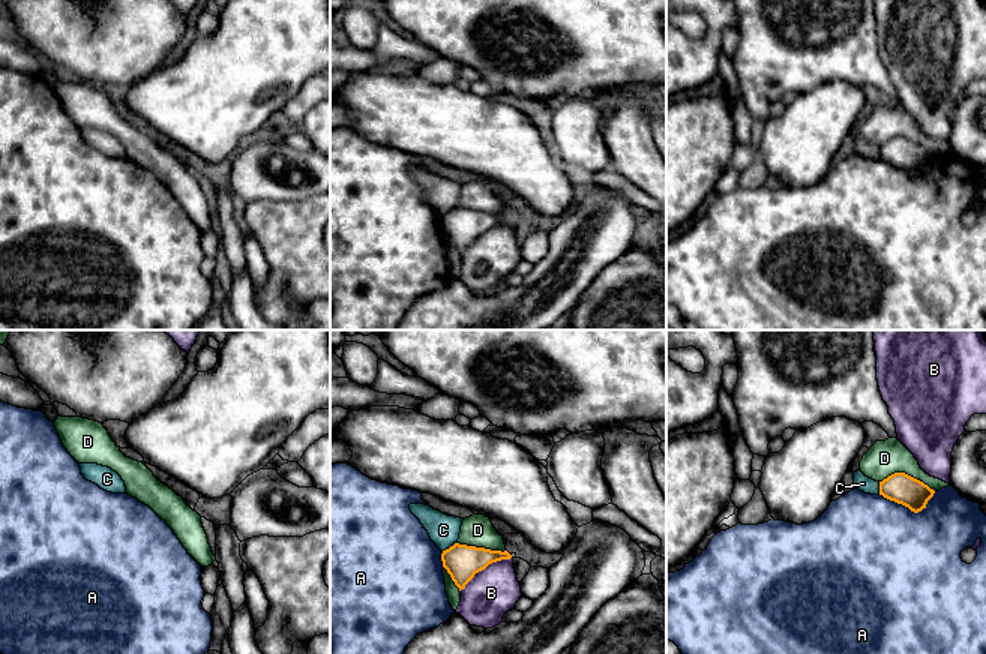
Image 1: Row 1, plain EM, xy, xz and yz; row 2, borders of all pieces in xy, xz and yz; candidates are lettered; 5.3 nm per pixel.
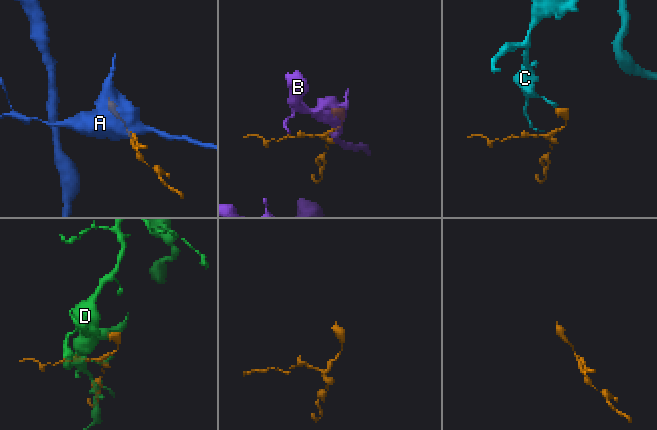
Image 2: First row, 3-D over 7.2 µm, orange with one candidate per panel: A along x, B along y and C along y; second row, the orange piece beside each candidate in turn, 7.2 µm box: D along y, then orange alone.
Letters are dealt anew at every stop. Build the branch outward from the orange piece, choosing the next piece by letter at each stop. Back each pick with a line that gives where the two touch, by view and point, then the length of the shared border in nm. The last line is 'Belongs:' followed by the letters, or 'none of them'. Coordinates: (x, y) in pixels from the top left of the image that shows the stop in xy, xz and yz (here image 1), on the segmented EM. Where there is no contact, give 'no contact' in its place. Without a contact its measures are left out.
Belongs: none of them

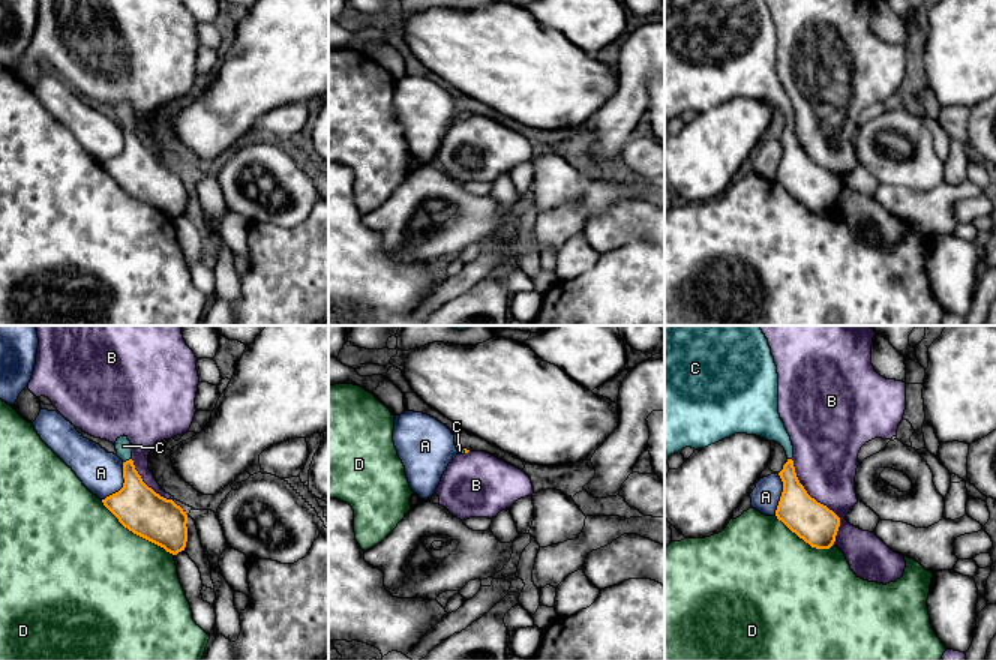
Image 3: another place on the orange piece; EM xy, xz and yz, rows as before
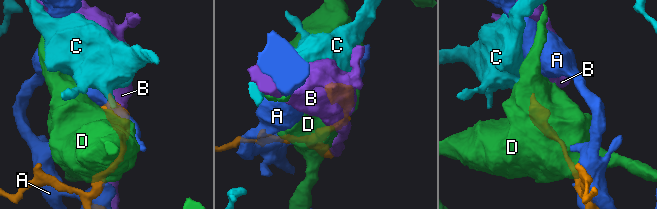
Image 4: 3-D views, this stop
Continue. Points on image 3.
C: xy (126, 461) | 50 nm
Belongs: C

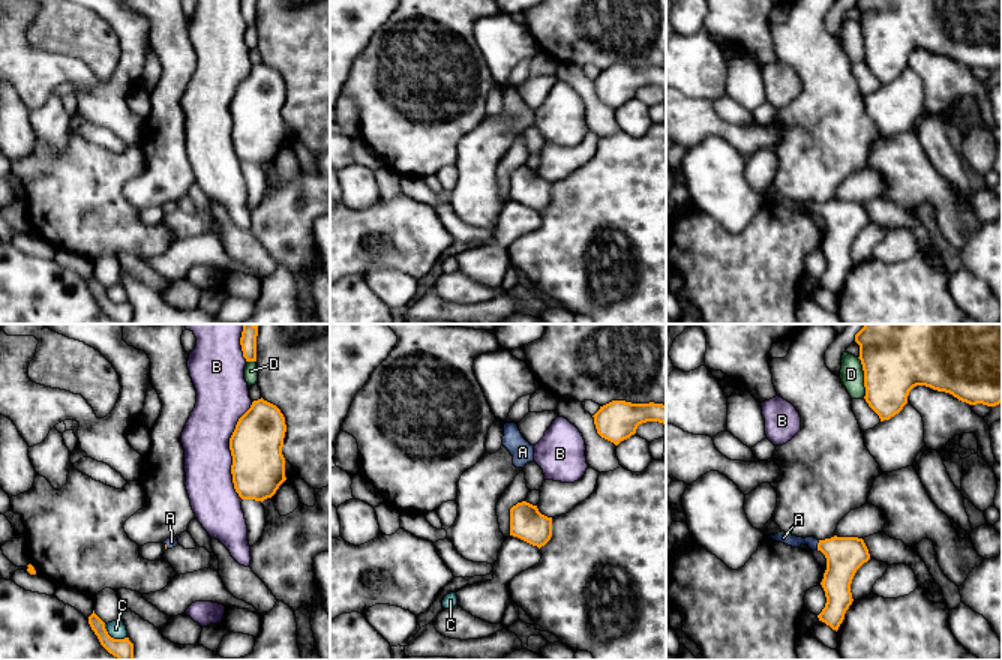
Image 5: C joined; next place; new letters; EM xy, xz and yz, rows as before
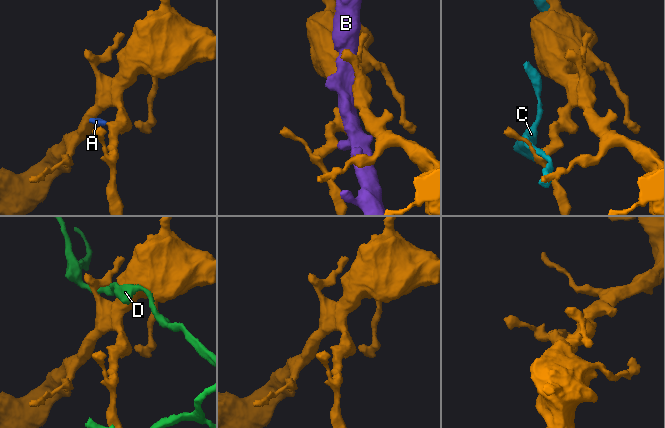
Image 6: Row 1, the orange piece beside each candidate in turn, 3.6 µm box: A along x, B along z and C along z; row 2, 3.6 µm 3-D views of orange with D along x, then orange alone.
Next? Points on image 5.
A: yz (818, 545) | 50 nm
Belongs: A

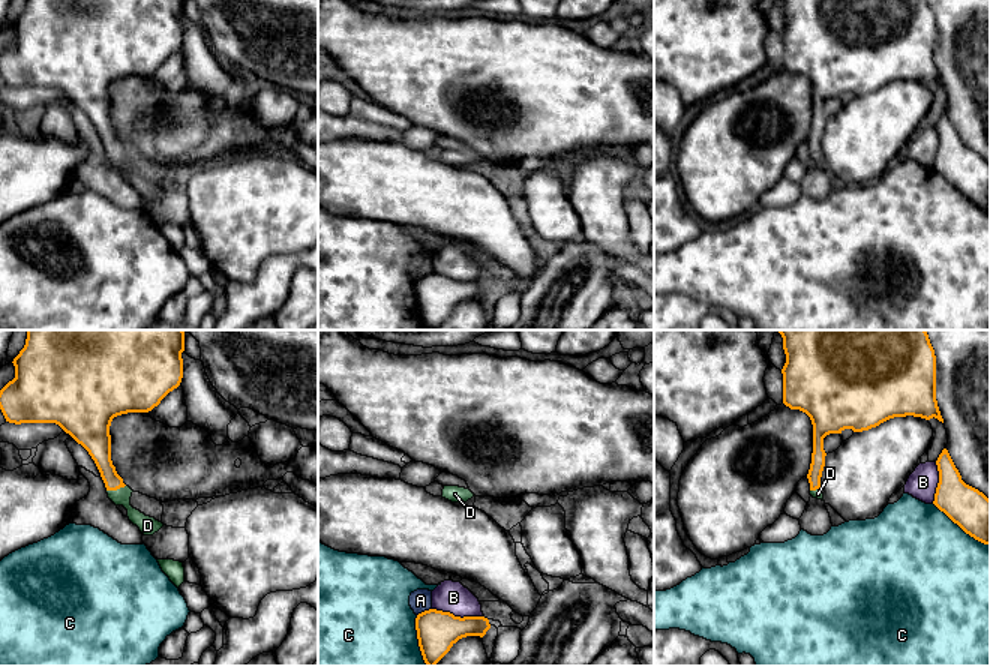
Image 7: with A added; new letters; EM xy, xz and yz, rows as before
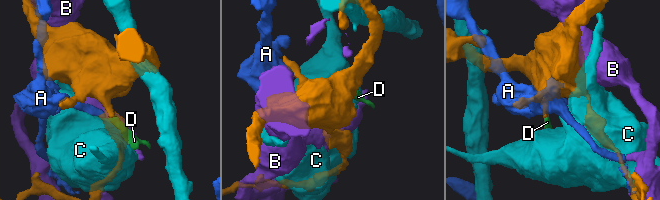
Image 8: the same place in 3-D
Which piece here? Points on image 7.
D: xy (116, 489) | 110 nm
Belongs: D

